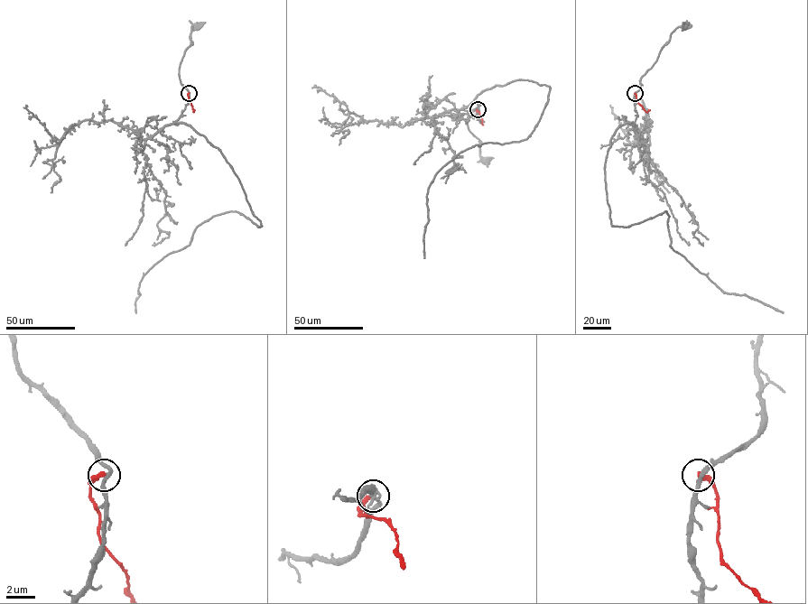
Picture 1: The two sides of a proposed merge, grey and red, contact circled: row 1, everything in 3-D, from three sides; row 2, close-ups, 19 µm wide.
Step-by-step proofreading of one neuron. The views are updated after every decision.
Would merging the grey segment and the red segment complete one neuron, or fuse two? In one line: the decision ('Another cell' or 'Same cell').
Another cell

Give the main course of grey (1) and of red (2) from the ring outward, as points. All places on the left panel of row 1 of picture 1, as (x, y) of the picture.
1: (189, 93), (181, 83), (179, 67), (190, 44), (191, 27), (197, 26)
2: (189, 93), (193, 112), (194, 109)

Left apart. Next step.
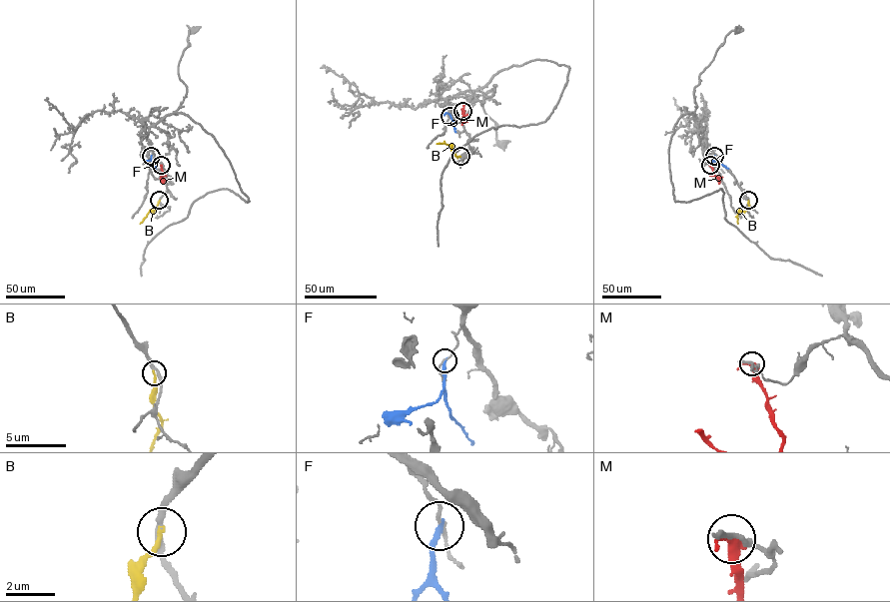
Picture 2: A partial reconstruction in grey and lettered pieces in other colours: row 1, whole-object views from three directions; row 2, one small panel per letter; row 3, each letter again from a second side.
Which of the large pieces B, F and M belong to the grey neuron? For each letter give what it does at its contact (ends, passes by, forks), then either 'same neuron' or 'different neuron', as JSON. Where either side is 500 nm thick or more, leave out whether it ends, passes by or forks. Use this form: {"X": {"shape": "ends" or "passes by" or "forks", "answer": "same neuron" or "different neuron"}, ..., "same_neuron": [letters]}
{"B": {"shape": "ends", "answer": "same neuron"}, "F": {"shape": "ends", "answer": "different neuron"}, "M": {"shape": "passes by", "answer": "different neuron"}, "same_neuron": ["B"]}

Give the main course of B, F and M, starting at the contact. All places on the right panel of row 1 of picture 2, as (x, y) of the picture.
B: (748, 200), (748, 208), (738, 211), (738, 224)
F: (714, 156), (715, 161), (728, 169)
M: (711, 165), (719, 178), (718, 184)

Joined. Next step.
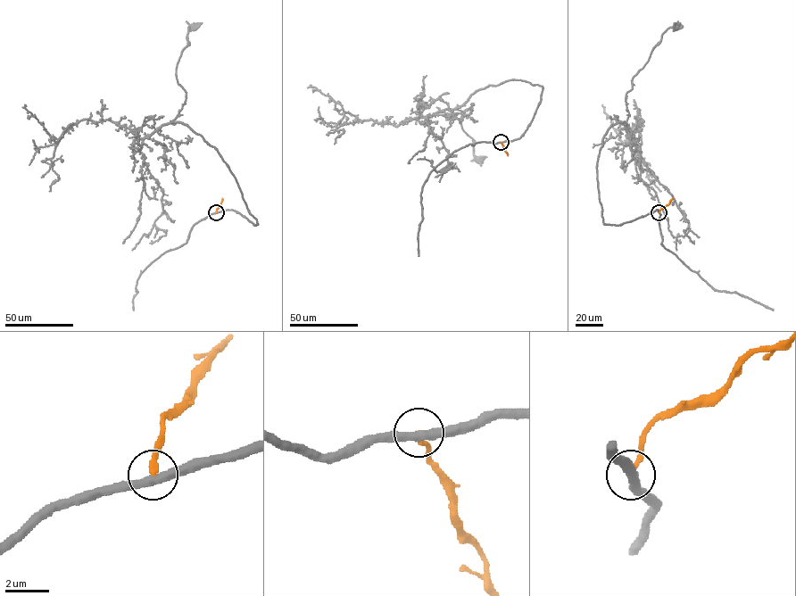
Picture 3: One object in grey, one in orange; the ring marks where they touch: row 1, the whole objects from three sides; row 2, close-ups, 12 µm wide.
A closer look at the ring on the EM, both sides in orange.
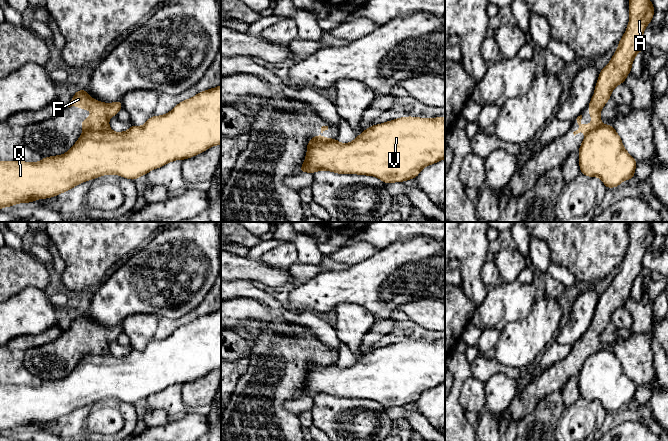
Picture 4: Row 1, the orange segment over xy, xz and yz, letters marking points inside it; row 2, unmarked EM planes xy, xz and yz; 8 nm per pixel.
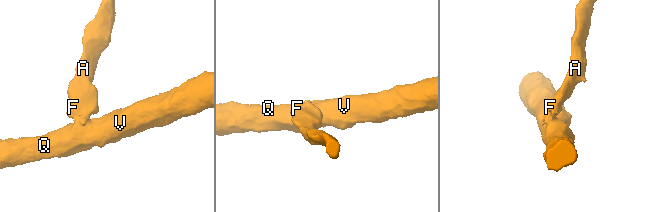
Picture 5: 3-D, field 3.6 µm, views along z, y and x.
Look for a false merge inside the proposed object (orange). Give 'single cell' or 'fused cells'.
fused cells

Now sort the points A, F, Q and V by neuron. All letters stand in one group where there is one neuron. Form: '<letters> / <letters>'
A F / Q V

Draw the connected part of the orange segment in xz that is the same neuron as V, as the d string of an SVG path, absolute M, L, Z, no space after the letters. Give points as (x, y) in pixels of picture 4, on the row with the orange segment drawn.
M399 117L371 125L349 143L309 140L300 173L330 171L337 174L374 176L386 184L416 179L424 167L445 159L445 117Z

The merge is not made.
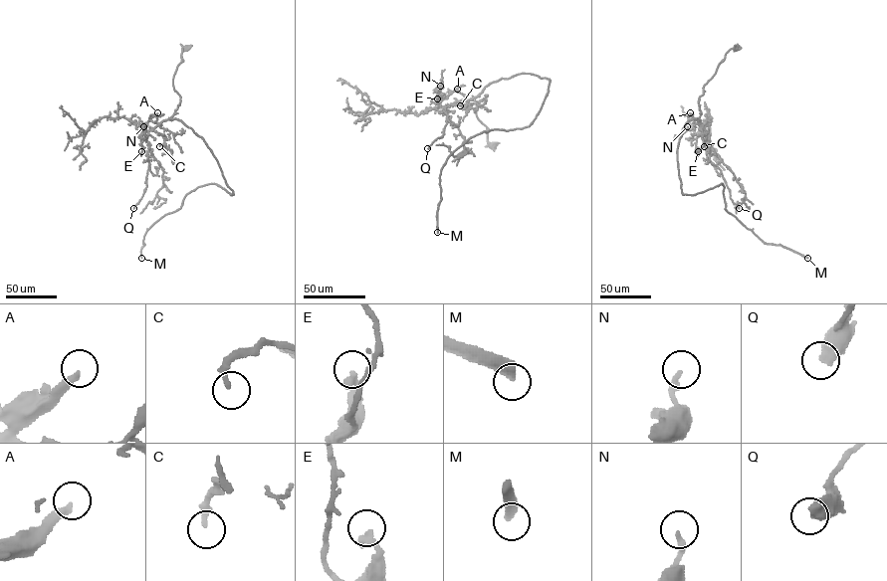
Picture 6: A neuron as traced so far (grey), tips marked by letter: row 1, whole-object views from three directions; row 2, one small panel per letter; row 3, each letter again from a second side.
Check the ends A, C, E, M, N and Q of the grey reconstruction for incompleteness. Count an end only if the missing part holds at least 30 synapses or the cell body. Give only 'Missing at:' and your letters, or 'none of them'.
Missing at: A, M

